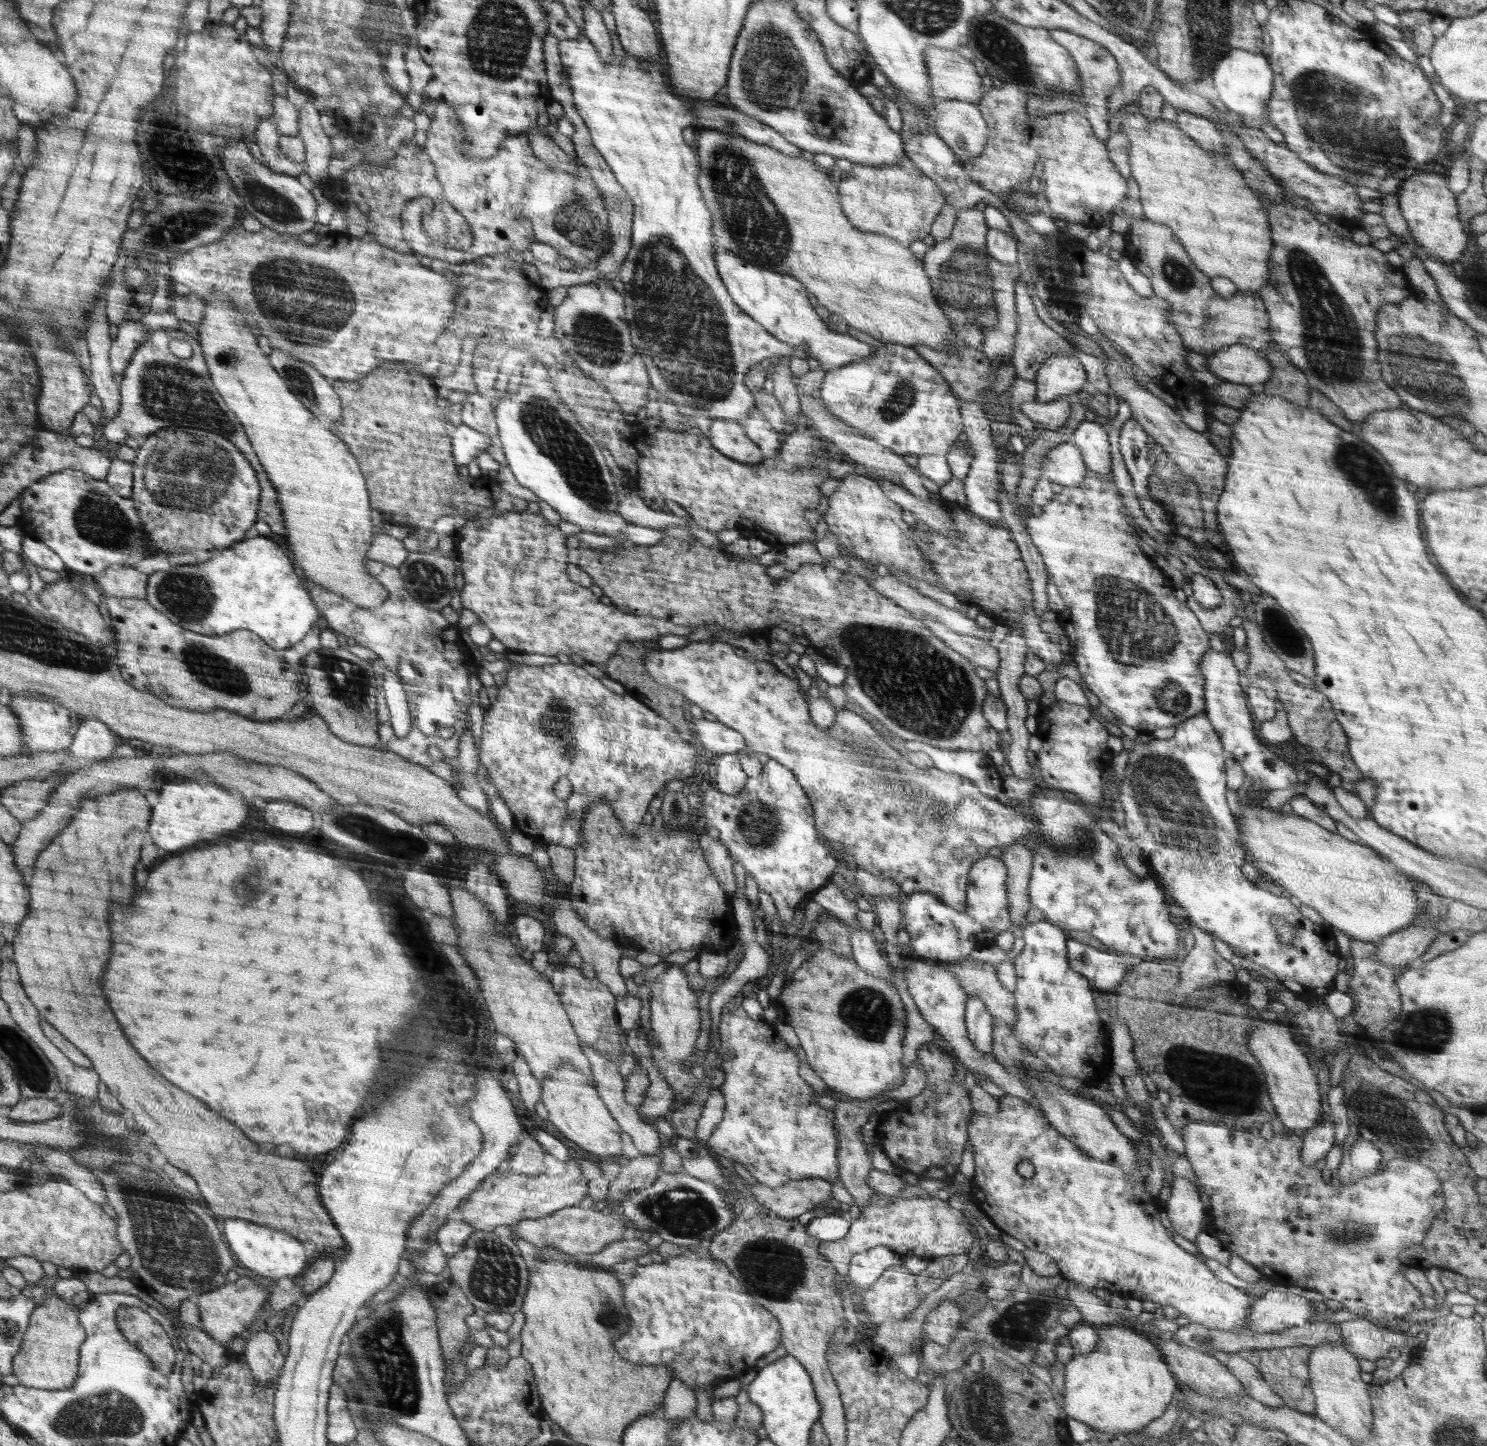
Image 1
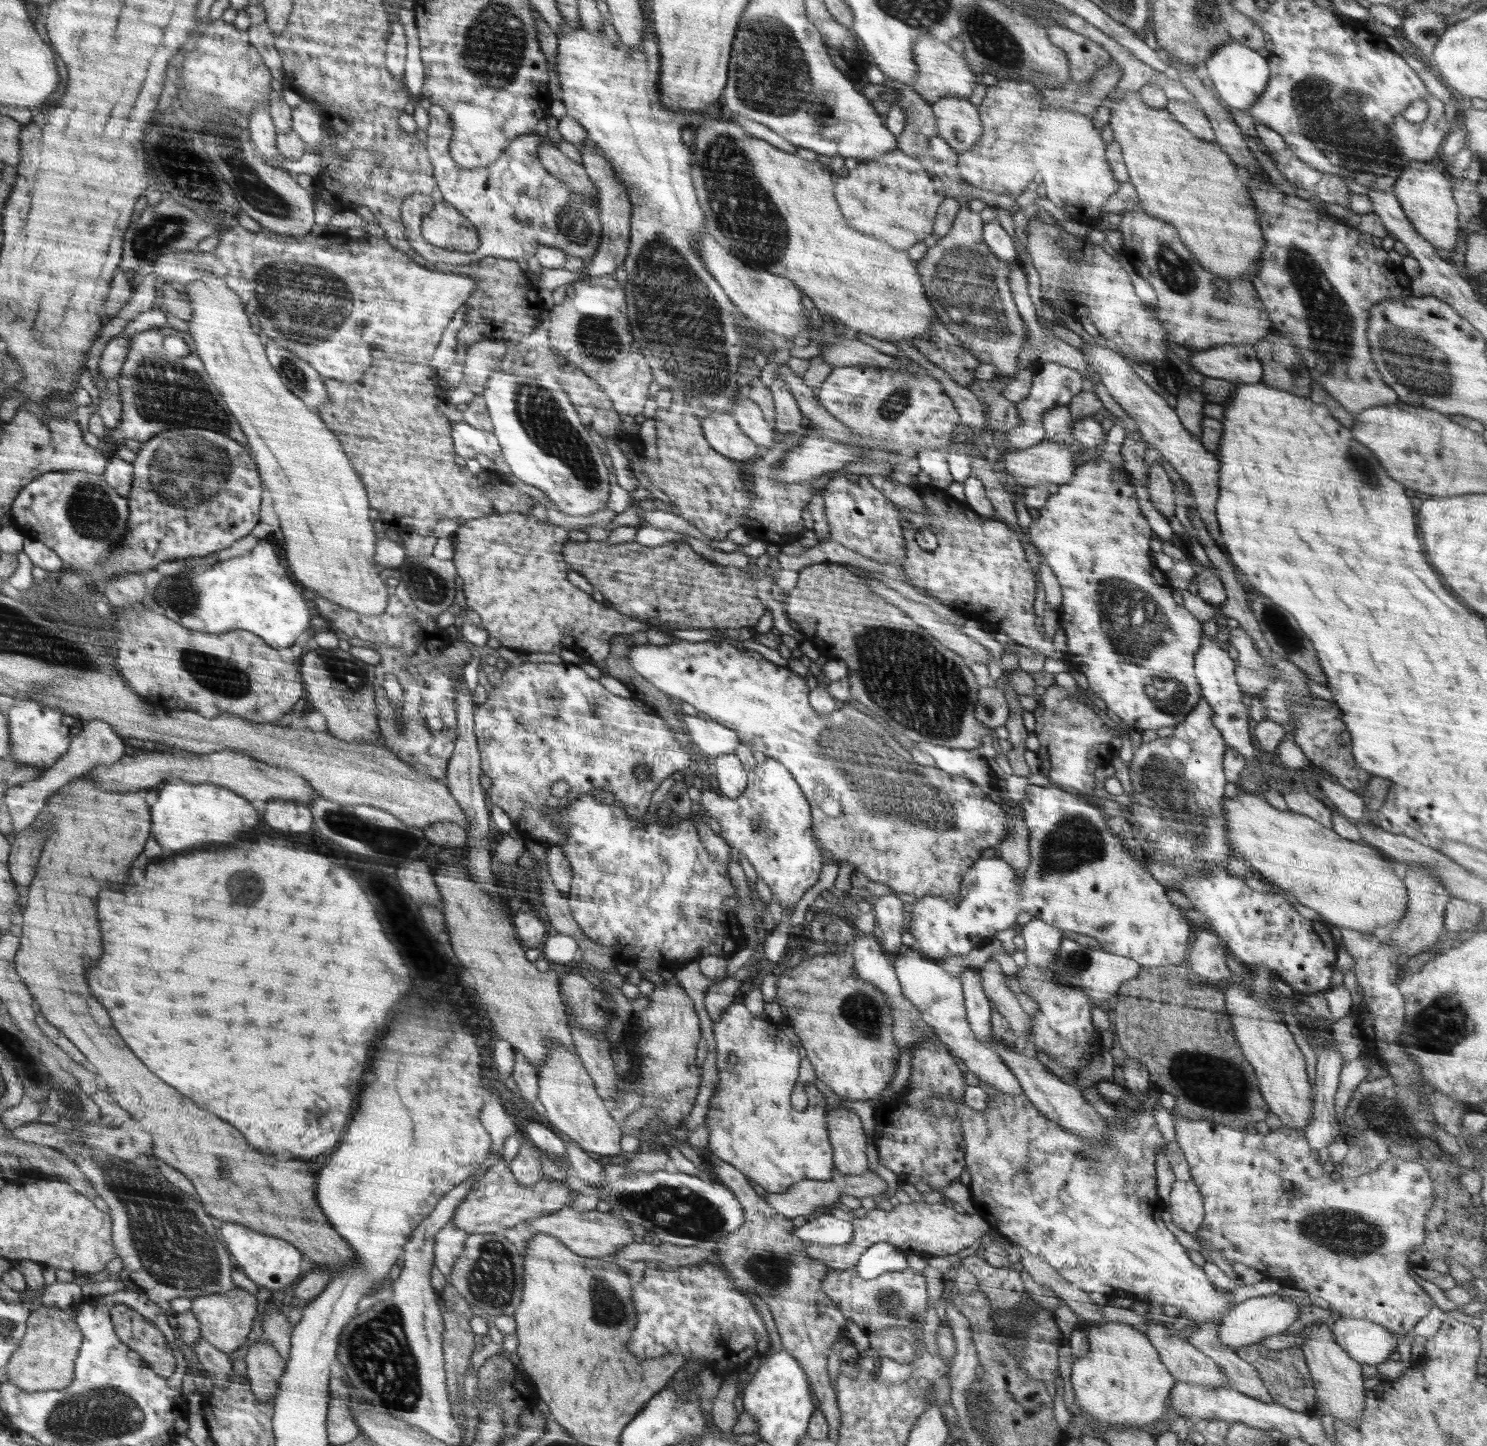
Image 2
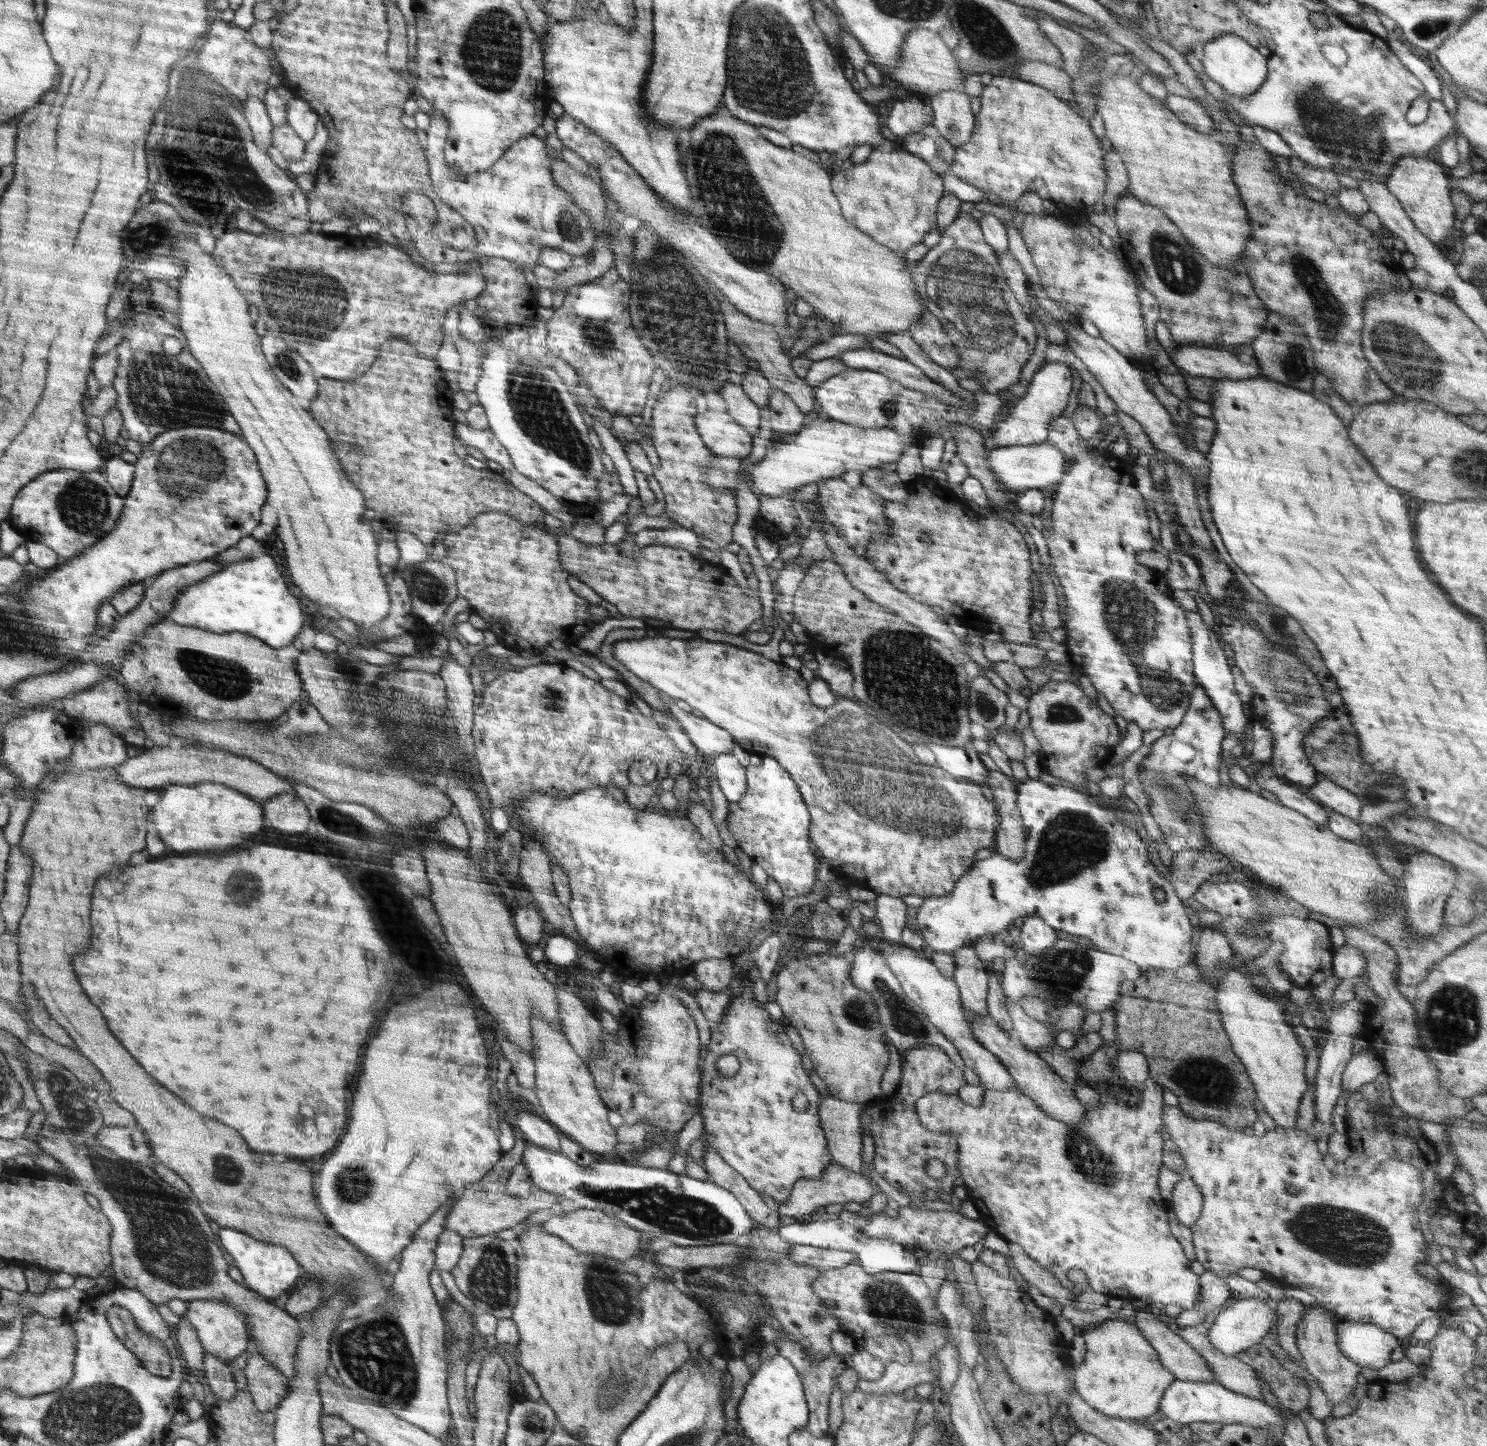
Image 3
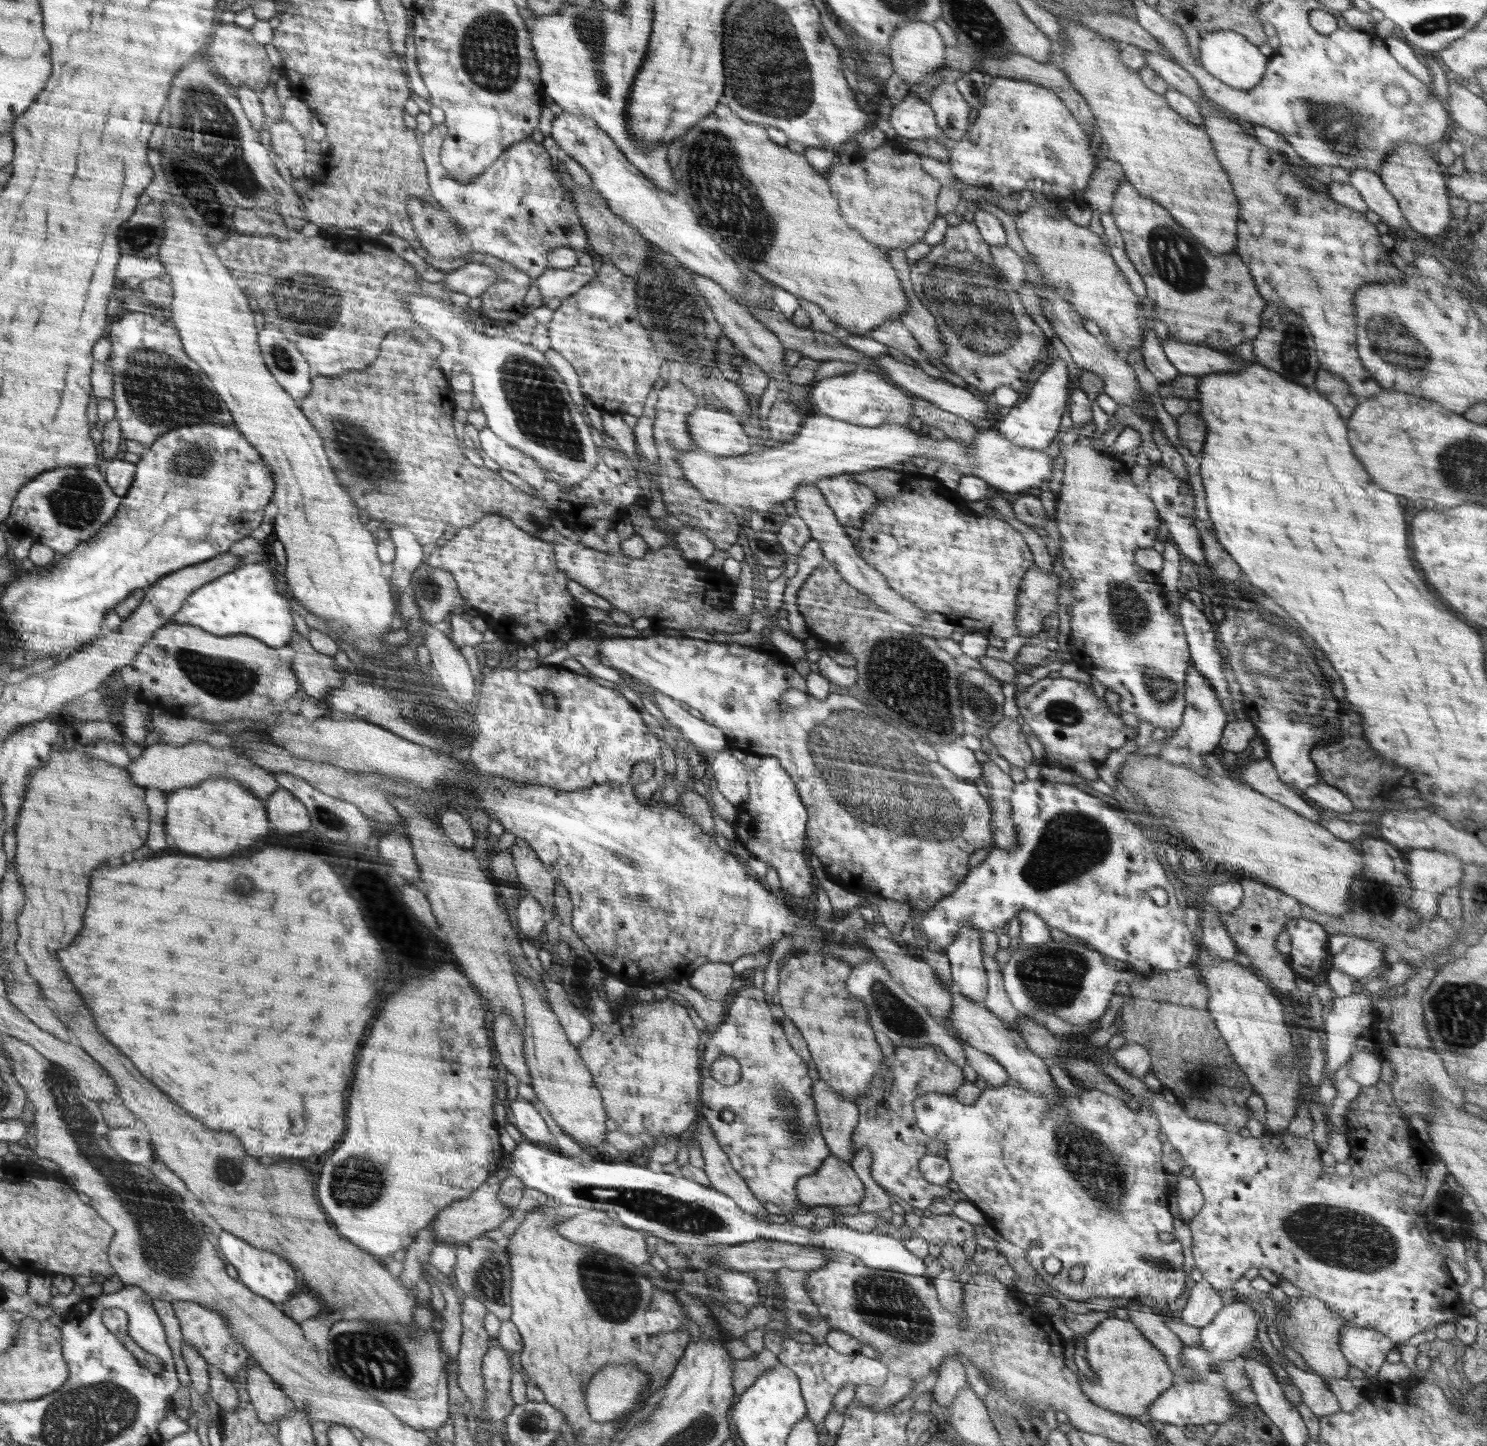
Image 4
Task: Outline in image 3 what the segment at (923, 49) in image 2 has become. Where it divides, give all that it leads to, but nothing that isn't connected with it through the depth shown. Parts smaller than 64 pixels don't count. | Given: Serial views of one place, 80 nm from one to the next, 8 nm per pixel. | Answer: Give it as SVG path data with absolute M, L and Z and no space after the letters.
M928 29L909 32L905 42L901 44L901 56L897 67L890 76L895 82L902 83L911 93L928 99L946 89L963 92L963 82L966 77L959 69L953 51L946 47L937 32Z

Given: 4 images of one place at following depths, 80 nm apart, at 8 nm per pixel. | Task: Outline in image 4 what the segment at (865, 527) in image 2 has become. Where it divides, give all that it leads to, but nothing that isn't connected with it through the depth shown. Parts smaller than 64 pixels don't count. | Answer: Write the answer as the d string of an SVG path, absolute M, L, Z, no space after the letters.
M849 473L818 480L815 486L822 492L843 528L851 522L861 531L866 516L881 498L872 489L854 481Z

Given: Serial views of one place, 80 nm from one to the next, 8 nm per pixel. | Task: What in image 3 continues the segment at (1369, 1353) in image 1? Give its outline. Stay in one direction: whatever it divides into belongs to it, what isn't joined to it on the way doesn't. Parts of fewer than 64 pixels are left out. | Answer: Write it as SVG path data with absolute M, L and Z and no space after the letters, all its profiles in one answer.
M1339 1319L1336 1322L1338 1348L1356 1365L1378 1371L1392 1362L1390 1355L1398 1349L1398 1338L1374 1324Z

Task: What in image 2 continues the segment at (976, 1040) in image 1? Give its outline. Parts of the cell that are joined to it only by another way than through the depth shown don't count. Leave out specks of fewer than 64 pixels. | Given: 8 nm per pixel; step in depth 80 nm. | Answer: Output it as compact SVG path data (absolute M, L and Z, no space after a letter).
M969 967L959 977L970 1028L981 1043L990 1042L992 1040L991 1010L993 1008L985 995L981 976L976 969Z

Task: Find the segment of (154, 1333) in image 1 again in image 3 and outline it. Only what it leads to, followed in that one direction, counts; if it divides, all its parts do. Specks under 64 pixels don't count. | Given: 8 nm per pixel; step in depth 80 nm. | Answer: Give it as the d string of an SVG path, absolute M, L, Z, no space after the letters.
M112 1306L106 1312L106 1319L118 1340L136 1355L150 1374L160 1378L172 1374L172 1360L164 1343L138 1329L132 1313L123 1307Z

